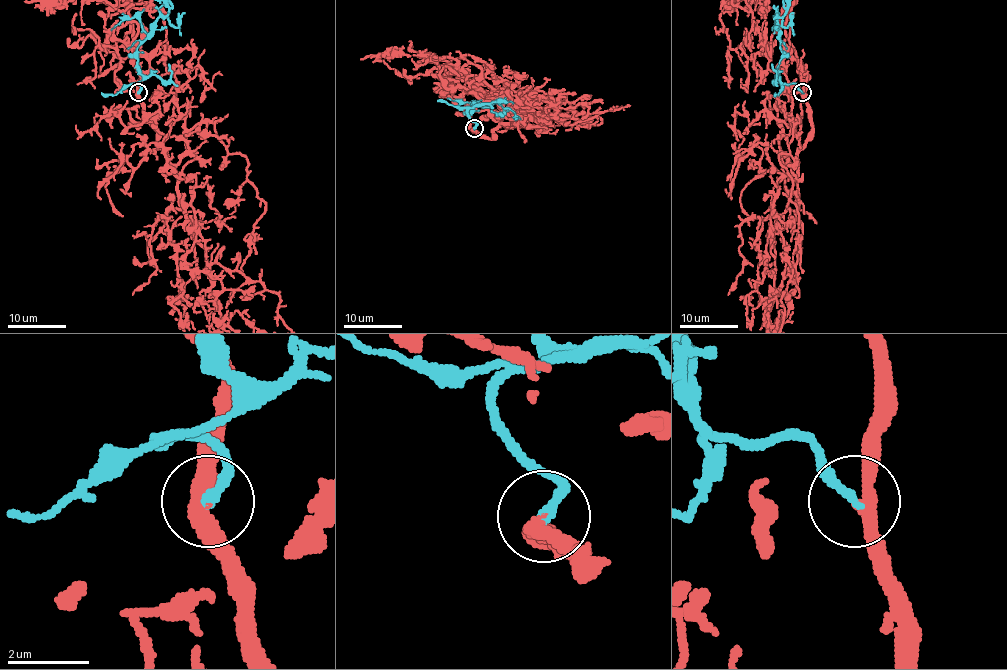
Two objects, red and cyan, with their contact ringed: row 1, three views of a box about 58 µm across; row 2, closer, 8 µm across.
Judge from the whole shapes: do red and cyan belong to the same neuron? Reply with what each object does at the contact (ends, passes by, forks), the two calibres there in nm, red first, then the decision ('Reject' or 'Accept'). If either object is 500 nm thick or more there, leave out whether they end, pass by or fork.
At the ring red passes by. At the ring cyan ends. Thickness 360 nm (red) against 260 nm. Accept

